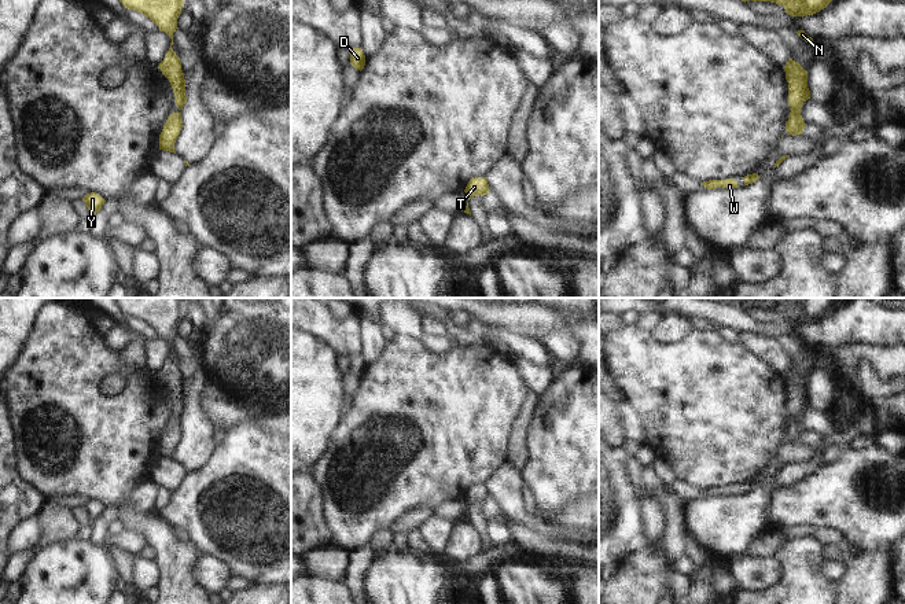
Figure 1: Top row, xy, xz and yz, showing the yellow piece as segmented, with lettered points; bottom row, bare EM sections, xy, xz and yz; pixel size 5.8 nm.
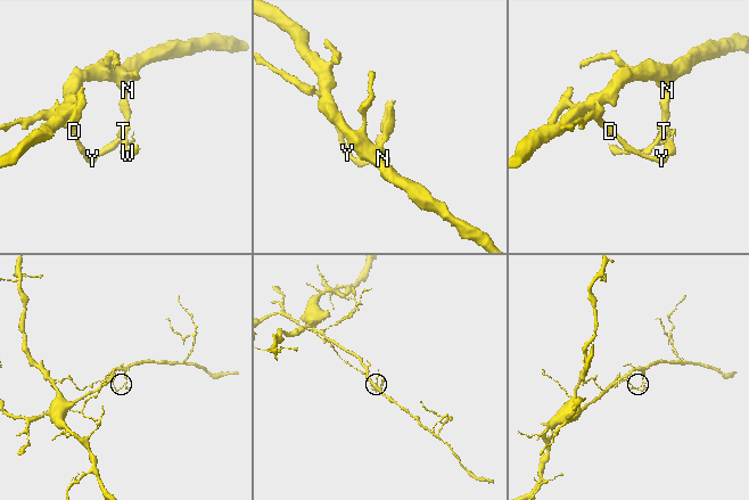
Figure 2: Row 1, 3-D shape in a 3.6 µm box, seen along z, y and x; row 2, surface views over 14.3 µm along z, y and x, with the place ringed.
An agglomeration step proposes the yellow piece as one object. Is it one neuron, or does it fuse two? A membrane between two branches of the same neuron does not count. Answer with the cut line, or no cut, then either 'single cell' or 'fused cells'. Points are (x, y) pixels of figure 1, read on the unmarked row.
yz (787, 428), (788, 439) | fused cells

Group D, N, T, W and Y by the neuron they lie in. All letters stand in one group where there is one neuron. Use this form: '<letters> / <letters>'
D Y / N T W

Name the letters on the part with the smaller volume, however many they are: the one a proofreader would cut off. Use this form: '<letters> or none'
D, Y

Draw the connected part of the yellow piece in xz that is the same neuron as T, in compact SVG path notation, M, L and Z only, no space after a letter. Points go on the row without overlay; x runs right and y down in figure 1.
M472 485L468 489L464 500L468 507L471 507L474 504L488 502L489 501L489 491L488 491L486 485Z

